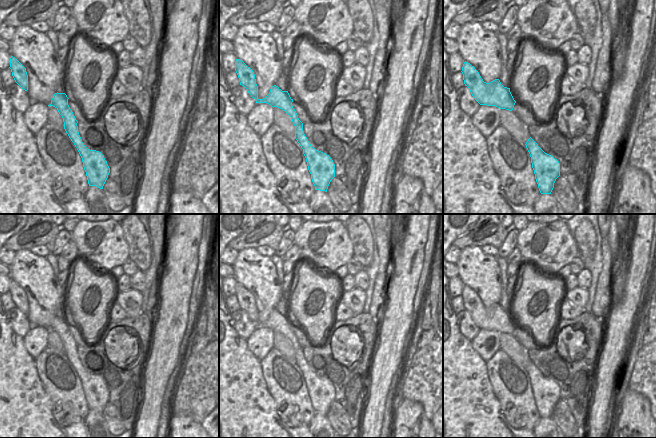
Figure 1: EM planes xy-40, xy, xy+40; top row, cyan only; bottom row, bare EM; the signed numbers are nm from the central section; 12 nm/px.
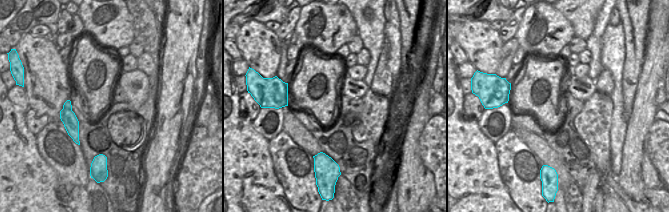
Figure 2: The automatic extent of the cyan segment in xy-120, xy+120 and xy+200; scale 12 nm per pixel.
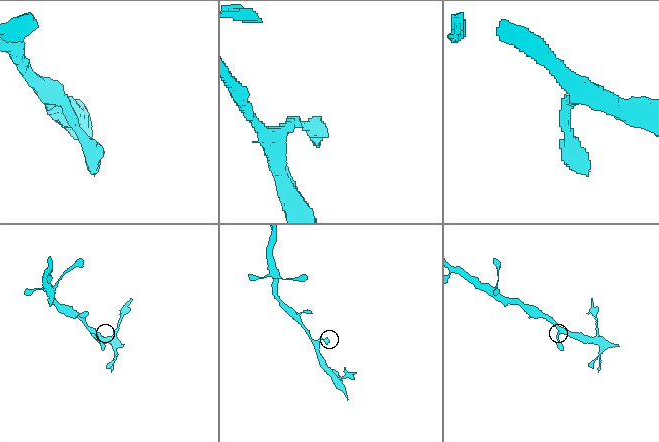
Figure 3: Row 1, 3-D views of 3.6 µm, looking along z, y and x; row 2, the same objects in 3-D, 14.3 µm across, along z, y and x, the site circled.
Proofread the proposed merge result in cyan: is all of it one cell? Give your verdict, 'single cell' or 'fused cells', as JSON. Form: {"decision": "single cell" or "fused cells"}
{"decision": "single cell"}

